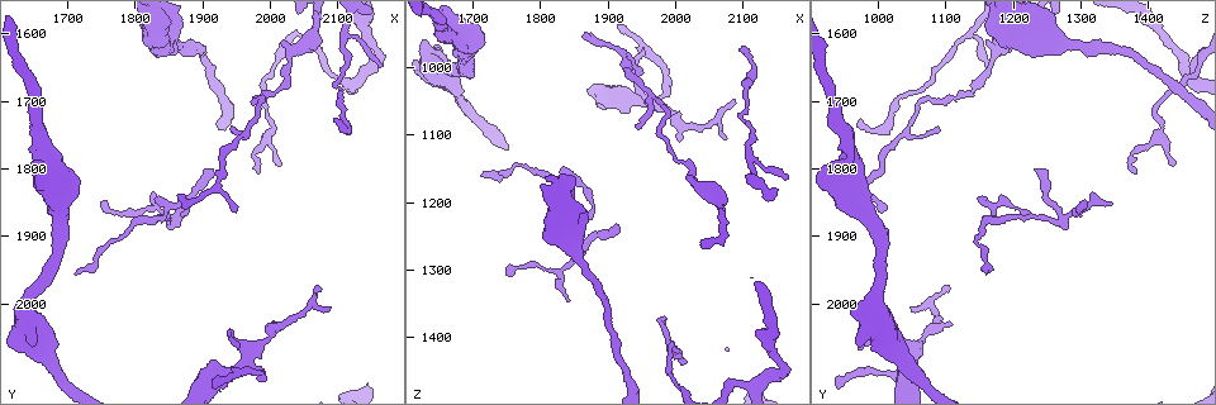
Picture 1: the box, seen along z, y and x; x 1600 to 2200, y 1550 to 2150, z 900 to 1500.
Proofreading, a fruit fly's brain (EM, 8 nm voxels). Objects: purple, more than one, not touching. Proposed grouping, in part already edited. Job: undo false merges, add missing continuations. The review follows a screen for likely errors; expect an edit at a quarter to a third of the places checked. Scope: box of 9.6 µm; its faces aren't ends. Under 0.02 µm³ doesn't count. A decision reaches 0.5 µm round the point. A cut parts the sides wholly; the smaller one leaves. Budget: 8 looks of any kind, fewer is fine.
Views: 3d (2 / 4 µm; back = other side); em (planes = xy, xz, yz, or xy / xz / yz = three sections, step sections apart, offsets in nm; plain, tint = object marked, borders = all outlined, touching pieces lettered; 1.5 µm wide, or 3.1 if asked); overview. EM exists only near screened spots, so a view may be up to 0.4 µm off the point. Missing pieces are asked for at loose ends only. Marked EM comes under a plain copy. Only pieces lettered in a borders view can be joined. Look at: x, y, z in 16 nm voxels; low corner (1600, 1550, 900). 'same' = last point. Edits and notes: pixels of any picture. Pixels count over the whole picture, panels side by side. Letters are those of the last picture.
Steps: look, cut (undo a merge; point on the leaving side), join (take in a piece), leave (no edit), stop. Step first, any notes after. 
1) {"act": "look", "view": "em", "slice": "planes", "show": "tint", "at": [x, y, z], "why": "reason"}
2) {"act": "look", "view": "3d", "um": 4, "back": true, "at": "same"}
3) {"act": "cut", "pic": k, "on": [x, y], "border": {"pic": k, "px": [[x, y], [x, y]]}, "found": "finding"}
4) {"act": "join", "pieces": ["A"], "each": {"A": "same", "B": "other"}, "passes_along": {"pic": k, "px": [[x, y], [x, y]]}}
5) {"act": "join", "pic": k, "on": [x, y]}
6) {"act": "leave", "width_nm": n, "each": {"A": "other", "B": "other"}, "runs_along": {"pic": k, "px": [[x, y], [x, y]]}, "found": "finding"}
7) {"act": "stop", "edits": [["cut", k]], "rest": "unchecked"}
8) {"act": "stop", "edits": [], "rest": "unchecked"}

{"act": "look", "view": "em", "slice": "xy", "step": 8, "show": "borders", "at": [2085, 2015, 1055], "why": "thin end"}

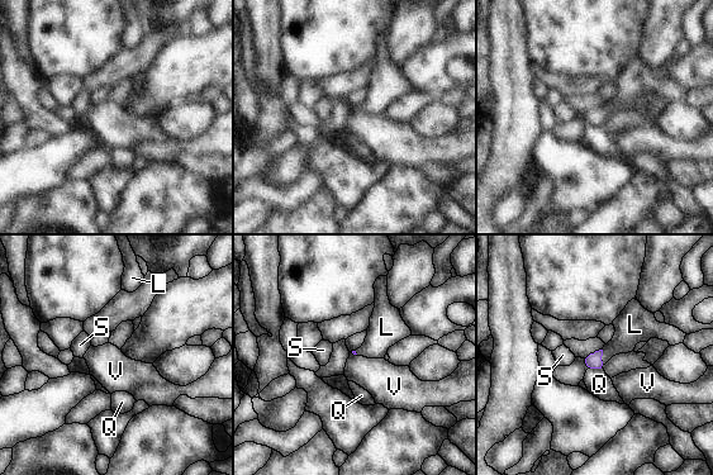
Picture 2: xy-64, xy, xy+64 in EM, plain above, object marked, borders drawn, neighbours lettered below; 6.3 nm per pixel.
{"act": "join", "pieces": ["L"], "each": {"L": "same", "Q": "other", "S": "other", "V": "other"}, "passes_along": {"pic": 2, "px": [[593, 361], [602, 355], [631, 328]]}, "found": "it goes on there"}

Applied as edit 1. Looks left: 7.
{"act": "look", "view": "em", "slice": "xy", "step": 8, "show": "borders", "at": [1865, 1840, 955], "why": "tapers out"}

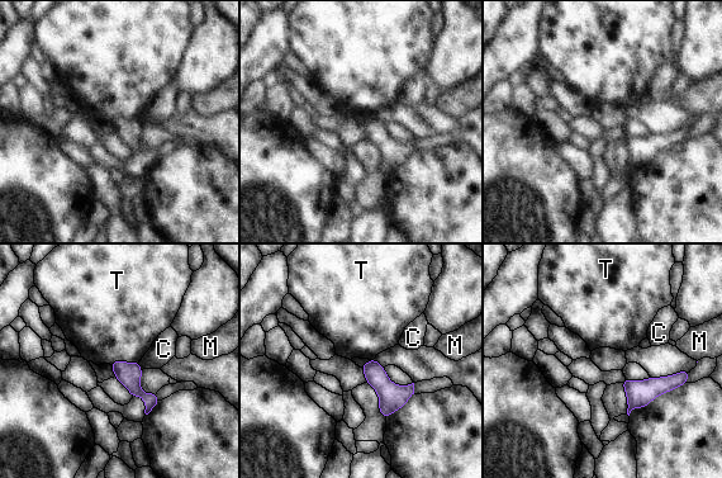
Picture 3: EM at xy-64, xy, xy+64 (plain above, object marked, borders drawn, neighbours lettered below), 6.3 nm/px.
{"act": "look", "view": "em", "slice": "planes", "show": "borders", "at": "same"}

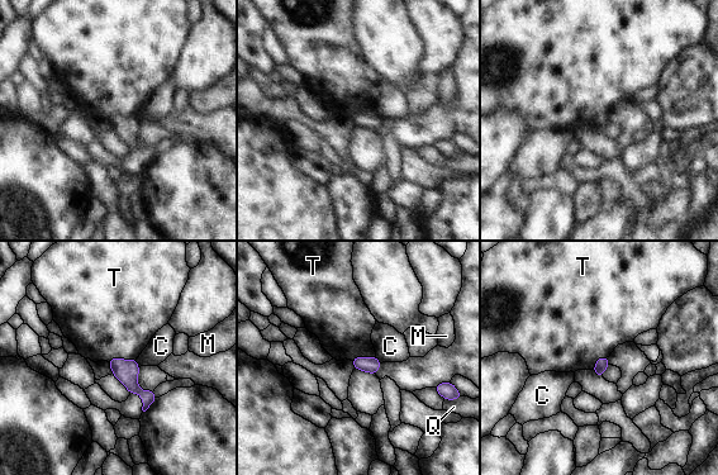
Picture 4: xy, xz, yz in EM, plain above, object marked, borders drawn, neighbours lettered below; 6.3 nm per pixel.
{"act": "leave", "each": {"C": "other", "M": "other", "Q": "other", "T": "other"}, "border": {"pic": 4, "px": [[136, 357], [110, 357], [107, 361]]}, "found": "none of them fits"}

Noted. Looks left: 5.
{"act": "look", "view": "em", "slice": "planes", "show": "borders", "at": [2100, 1725, 970], "why": "an open end"}

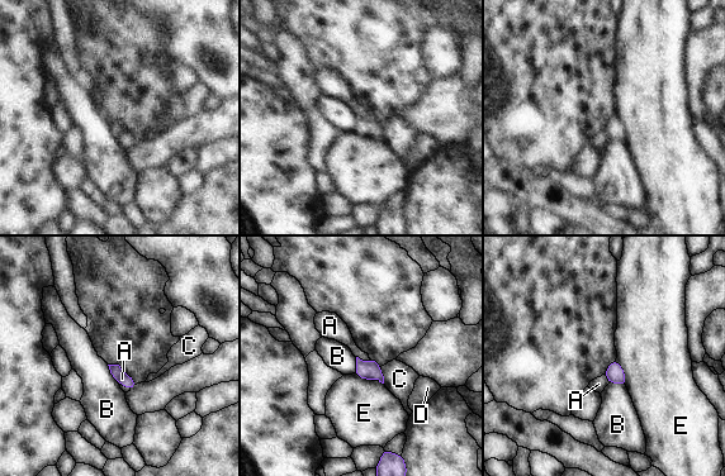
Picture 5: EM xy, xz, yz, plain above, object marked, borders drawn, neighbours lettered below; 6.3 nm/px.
{"act": "join", "pieces": ["A"], "each": {"A": "same", "B": "other", "C": "other", "D": "other", "E": "other"}, "passes_along": {"pic": 5, "px": [[370, 370], [361, 360], [337, 329]]}, "found": "it goes on there"}

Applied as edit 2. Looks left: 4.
{"act": "stop", "edits": [["join", 2], ["join", 5]], "rest": "unchecked"}

